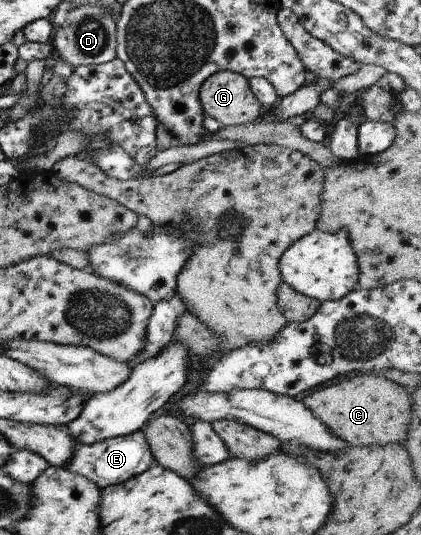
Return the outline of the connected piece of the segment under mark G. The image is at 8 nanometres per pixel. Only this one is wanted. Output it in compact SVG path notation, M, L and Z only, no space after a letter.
M237 72L214 73L203 82L198 94L205 115L216 119L222 126L247 125L261 115L261 103L251 91L248 79Z

